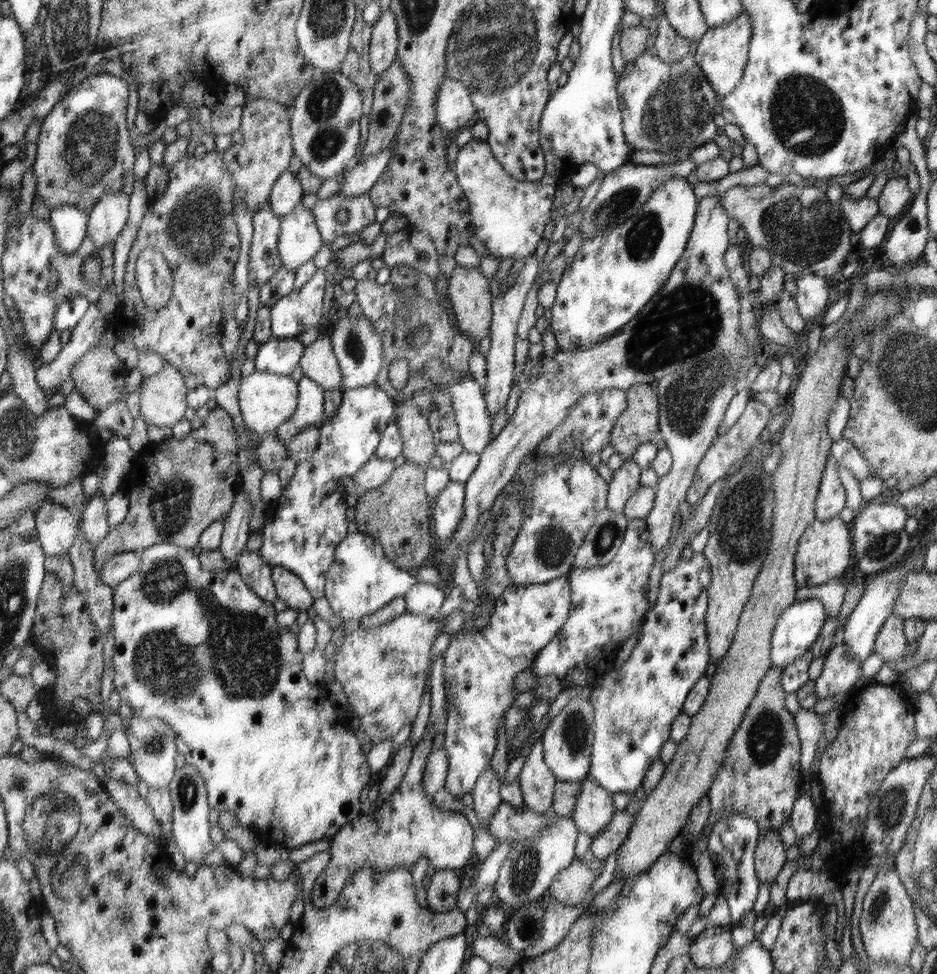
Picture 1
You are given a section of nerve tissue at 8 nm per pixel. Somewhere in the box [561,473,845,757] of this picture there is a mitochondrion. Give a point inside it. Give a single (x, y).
(607, 535)

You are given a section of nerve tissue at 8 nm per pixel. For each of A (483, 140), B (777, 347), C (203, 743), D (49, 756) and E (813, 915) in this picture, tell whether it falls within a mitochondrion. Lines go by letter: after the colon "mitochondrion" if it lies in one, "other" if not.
A: other
B: other
C: other
D: other
E: other

